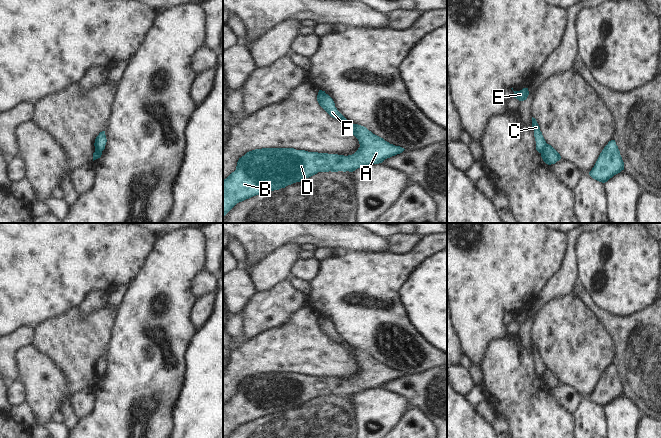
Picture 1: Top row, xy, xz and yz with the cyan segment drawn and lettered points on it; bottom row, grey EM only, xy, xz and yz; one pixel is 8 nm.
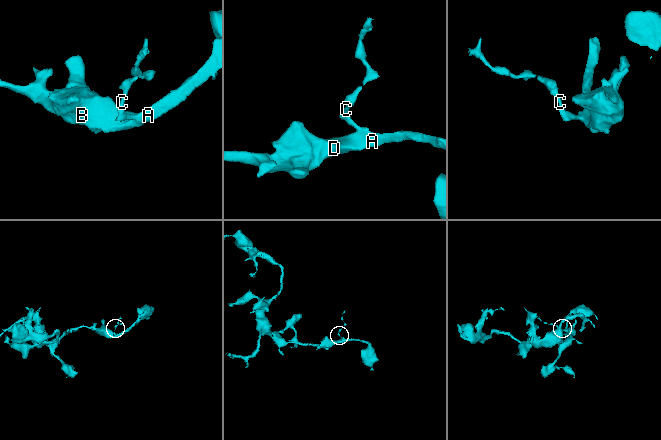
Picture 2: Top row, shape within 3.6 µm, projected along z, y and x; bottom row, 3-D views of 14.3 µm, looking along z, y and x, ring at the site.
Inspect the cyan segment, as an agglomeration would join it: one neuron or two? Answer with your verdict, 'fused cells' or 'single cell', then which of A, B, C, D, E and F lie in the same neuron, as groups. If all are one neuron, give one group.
fused cells | A B D F / C E

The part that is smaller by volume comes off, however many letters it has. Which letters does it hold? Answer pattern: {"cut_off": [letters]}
{"cut_off": ["C", "E"]}

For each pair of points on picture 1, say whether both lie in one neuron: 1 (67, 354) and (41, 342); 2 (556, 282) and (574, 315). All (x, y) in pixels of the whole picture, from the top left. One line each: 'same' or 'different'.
1: same
2: different

